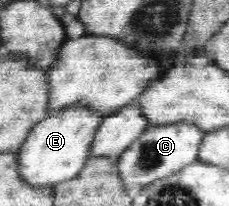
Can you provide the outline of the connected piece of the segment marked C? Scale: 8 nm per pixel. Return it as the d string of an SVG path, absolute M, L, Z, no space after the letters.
M188 122L168 125L149 125L138 139L120 155L115 166L124 188L152 184L153 181L172 176L182 168L198 161L200 143L205 131Z

